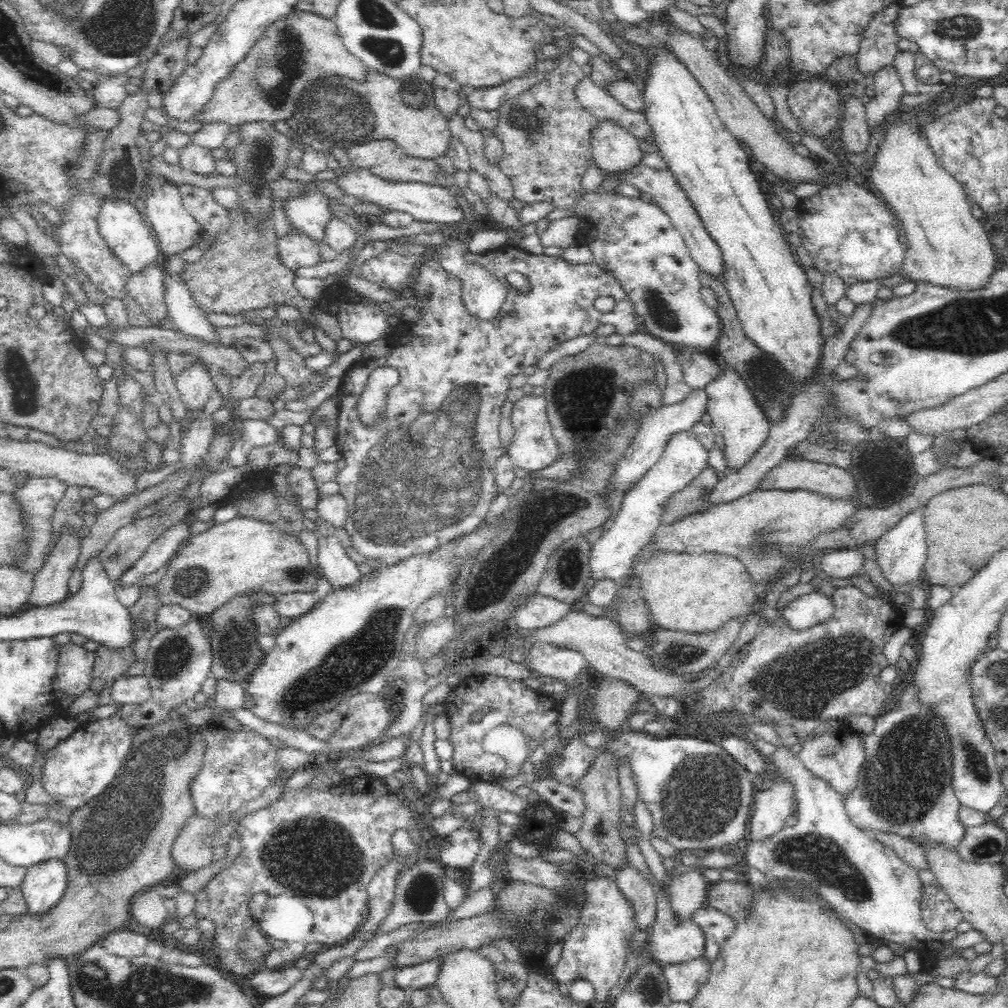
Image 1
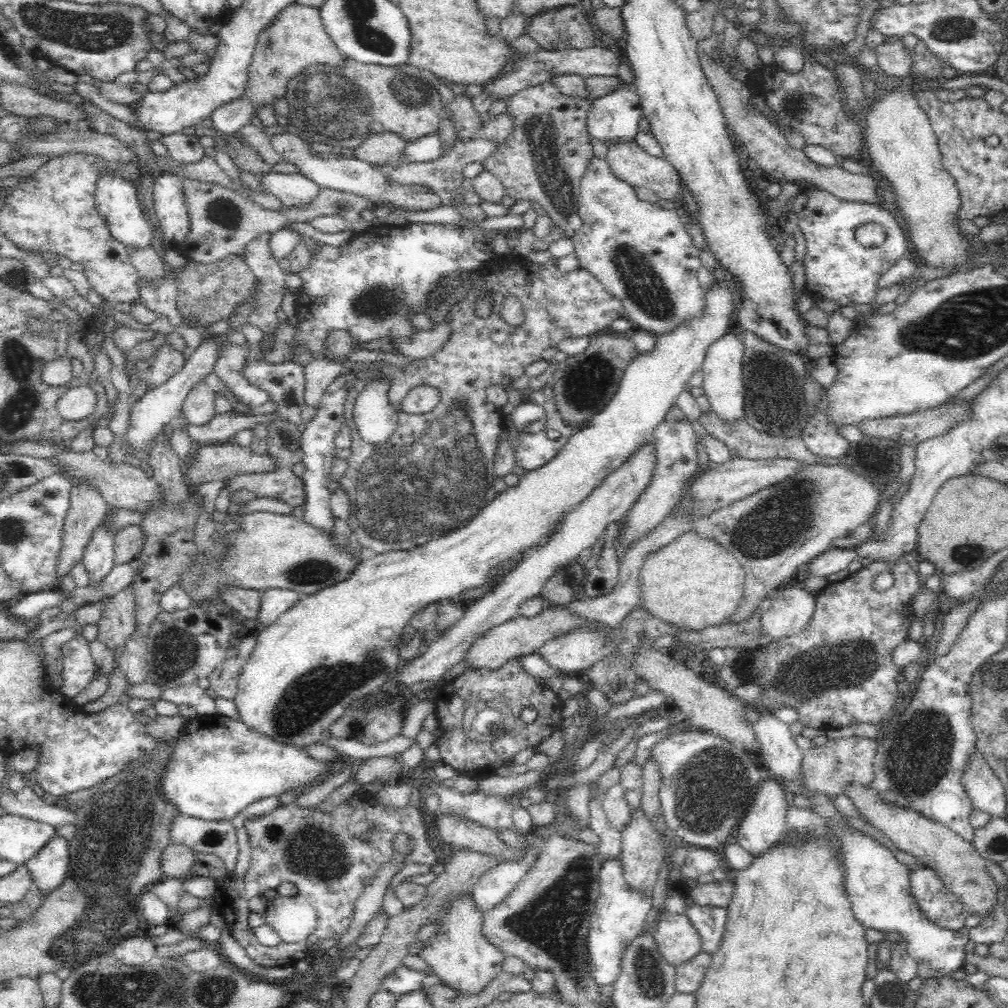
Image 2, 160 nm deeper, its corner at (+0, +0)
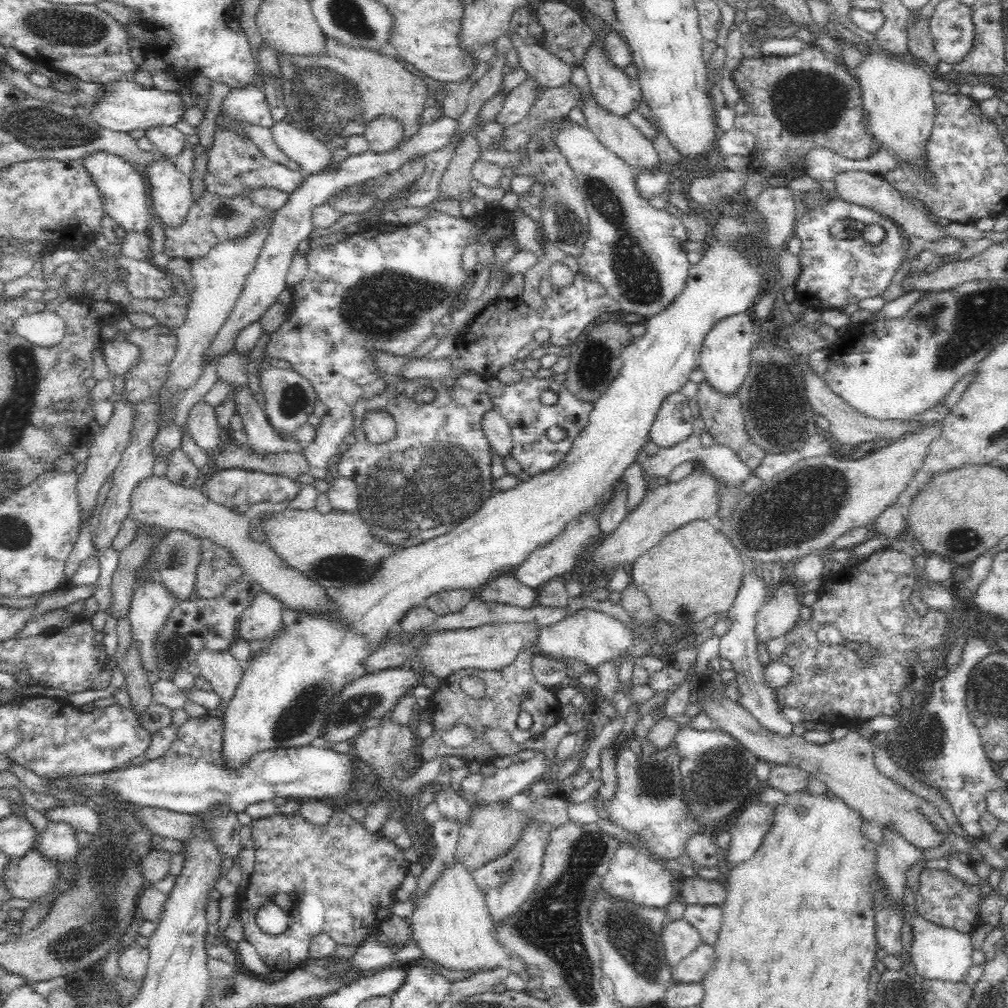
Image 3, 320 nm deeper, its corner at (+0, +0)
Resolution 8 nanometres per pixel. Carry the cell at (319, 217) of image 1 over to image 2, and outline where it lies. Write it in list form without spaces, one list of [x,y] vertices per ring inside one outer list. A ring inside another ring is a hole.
[[[269,170],[258,175],[258,181],[265,190],[277,196],[283,206],[308,204],[316,196],[319,187],[300,173],[279,174]]]

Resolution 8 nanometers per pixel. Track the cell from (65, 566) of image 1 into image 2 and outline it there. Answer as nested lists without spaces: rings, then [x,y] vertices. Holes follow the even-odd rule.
[[[86,482],[73,484],[70,502],[70,510],[66,514],[66,522],[63,525],[62,550],[58,555],[58,564],[55,566],[55,574],[58,577],[64,576],[77,562],[83,560],[84,551],[90,542],[94,530],[110,512],[109,504],[103,499],[103,496],[94,487],[87,486]]]

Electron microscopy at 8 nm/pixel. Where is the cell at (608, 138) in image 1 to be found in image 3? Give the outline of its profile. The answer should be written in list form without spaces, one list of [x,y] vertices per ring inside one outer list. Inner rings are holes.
[[[598,38],[598,44],[593,44],[586,50],[581,61],[581,65],[586,71],[589,79],[591,94],[594,95],[595,102],[603,110],[610,111],[612,115],[626,118],[630,110],[637,108],[642,98],[641,86],[637,78],[628,77],[624,69],[618,68],[609,58],[604,50],[604,39]]]

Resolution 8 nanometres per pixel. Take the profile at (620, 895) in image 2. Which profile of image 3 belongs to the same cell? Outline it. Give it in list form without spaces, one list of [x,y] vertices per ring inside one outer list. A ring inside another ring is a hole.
[[[620,841],[601,884],[604,885],[604,891],[618,901],[665,908],[672,900],[673,877],[674,873],[670,872],[662,862],[650,857],[648,852],[634,848],[628,841]]]

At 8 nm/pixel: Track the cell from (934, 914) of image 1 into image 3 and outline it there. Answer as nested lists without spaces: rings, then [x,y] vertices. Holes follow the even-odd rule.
[[[924,868],[920,874],[920,888],[915,894],[917,914],[943,928],[954,928],[960,933],[972,934],[981,924],[979,918],[980,887],[970,886],[950,872]]]

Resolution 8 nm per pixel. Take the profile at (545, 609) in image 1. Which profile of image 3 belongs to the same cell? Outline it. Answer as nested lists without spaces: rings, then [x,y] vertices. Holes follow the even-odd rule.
[[[502,570],[488,583],[482,584],[477,597],[486,602],[502,602],[522,608],[532,608],[537,604],[537,590],[520,583],[513,572]]]

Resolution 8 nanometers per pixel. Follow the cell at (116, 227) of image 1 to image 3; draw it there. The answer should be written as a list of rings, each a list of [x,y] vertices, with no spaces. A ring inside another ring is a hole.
[[[103,150],[90,152],[81,159],[86,172],[99,190],[106,214],[111,216],[125,230],[145,232],[152,225],[153,211],[146,203],[144,180],[136,166],[121,156]]]

